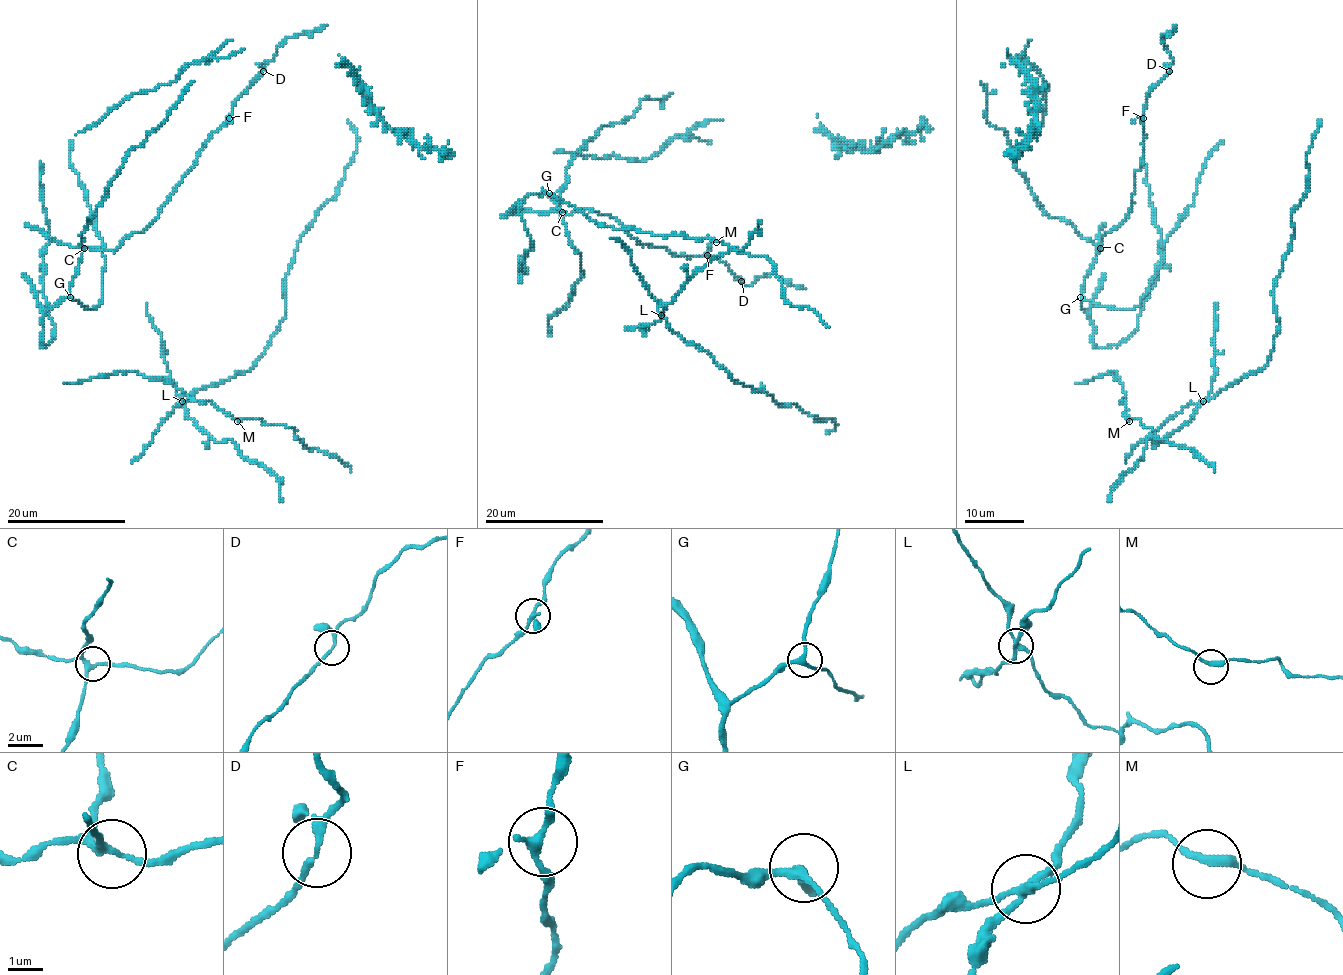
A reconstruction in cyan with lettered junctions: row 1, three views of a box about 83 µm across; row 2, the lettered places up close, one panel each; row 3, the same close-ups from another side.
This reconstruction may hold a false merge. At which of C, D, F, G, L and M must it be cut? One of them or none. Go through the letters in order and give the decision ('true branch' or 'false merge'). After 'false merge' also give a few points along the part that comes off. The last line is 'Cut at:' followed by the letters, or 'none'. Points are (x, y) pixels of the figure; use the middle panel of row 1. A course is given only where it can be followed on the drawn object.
C: true branch
D: true branch
F: true branch
G: true branch
L: false merge; foreign part runs (661, 316), (663, 308), (692, 274), (723, 254), (744, 248), (748, 237), (757, 231), (760, 220)
M: true branch
Cut at: L

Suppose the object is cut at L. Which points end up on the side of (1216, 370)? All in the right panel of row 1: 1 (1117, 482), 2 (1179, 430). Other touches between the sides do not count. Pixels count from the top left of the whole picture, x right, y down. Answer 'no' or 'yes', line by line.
1: yes
2: yes

